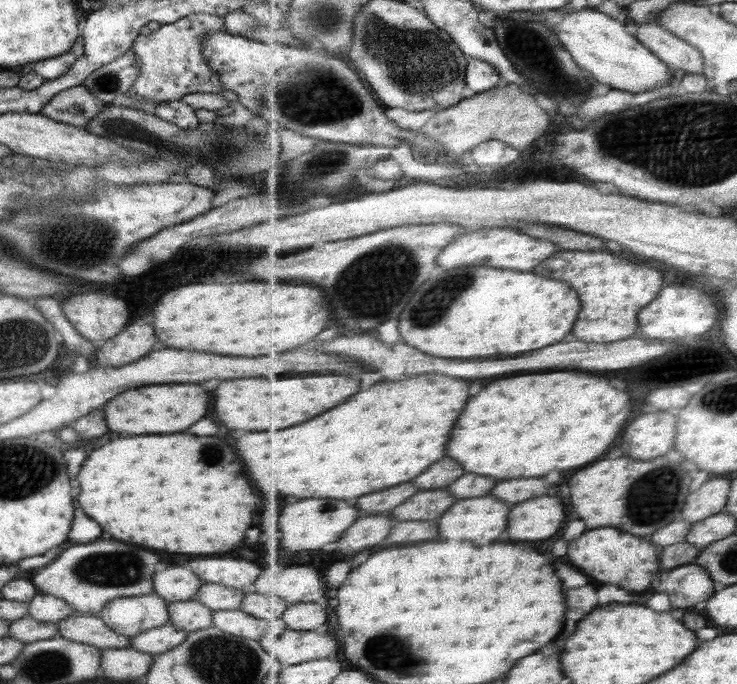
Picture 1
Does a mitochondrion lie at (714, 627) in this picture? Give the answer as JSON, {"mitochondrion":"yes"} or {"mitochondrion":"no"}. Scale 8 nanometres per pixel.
{"mitochondrion":"no"}

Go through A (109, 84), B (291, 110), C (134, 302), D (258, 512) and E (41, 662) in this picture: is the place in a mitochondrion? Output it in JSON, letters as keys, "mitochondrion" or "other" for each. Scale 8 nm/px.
{"A":"mitochondrion","B":"mitochondrion","C":"other","D":"other","E":"mitochondrion"}

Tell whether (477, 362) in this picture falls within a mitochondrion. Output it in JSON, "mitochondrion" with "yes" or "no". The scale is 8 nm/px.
{"mitochondrion":"no"}

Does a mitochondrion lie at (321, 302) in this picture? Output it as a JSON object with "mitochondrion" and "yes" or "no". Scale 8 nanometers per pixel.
{"mitochondrion":"no"}

